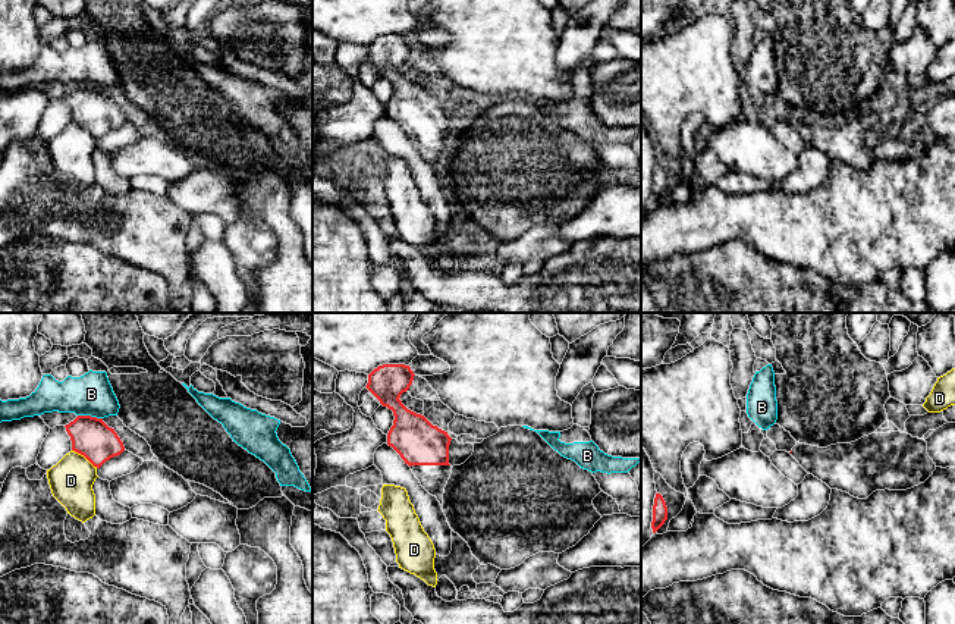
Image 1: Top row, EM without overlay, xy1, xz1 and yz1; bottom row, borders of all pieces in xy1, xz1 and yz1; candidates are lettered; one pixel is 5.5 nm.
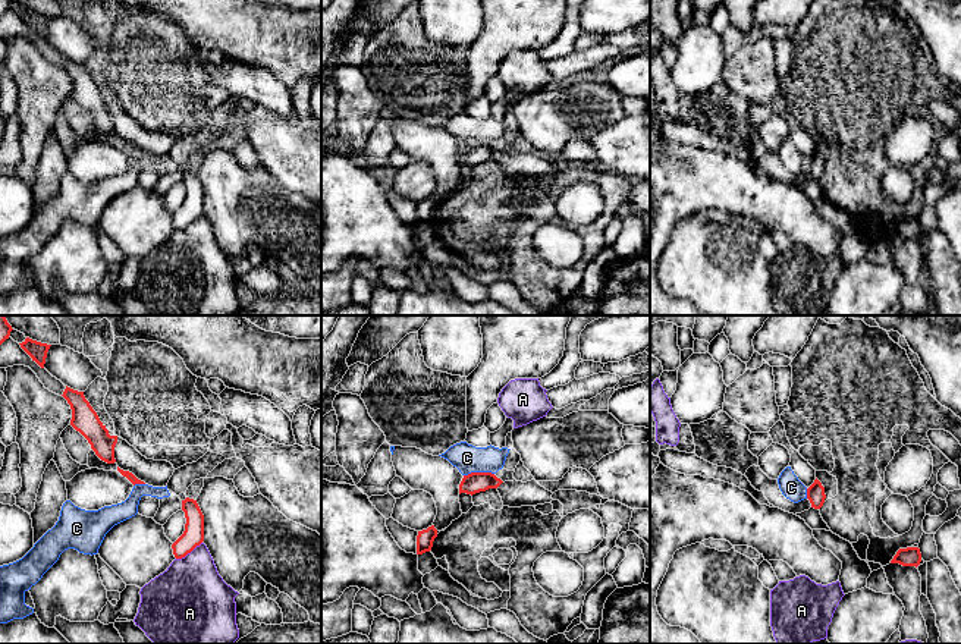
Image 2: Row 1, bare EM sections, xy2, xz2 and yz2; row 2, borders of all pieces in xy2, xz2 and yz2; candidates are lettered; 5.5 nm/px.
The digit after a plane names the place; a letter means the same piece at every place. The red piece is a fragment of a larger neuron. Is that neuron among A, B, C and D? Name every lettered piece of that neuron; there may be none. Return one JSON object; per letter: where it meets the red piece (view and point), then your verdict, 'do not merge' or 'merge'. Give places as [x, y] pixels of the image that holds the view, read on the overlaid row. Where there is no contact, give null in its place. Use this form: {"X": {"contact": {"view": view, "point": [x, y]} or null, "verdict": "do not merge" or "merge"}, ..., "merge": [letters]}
{"A": {"contact": {"view": "xy2", "point": [188, 552]}, "verdict": "do not merge"}, "B": {"contact": {"view": "xy1", "point": [90, 416]}, "verdict": "do not merge"}, "C": {"contact": {"view": "xz2", "point": [479, 473]}, "verdict": "do not merge"}, "D": {"contact": {"view": "xy1", "point": [85, 457]}, "verdict": "do not merge"}, "merge": []}

